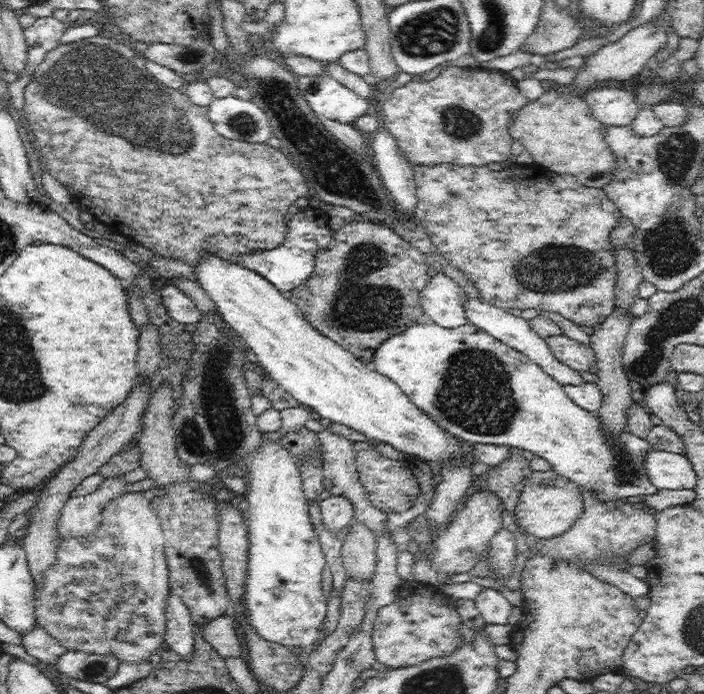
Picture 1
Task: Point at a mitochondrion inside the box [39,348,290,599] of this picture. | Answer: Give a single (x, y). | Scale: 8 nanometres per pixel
(198, 566)

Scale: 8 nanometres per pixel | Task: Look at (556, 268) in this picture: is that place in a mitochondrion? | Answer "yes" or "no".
yes

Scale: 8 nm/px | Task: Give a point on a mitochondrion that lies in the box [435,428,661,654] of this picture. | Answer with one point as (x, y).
(626, 473)

